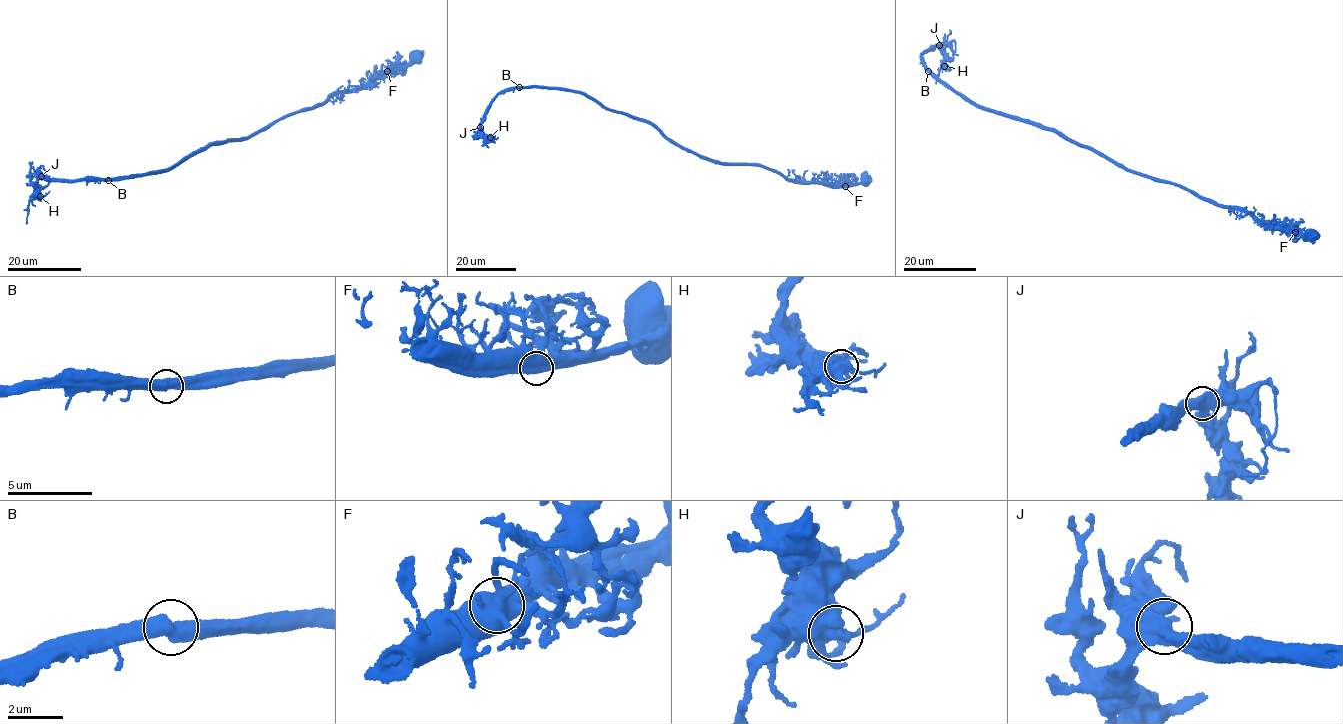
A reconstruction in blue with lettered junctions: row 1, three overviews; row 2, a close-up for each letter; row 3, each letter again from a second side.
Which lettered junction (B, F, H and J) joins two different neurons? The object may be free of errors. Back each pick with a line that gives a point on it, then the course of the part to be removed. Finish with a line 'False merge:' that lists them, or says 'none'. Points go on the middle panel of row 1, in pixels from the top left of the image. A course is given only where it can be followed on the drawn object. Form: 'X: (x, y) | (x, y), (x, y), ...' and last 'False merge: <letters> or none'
F: (845, 186) | (845, 187), (833, 188), (813, 183)
False merge: F

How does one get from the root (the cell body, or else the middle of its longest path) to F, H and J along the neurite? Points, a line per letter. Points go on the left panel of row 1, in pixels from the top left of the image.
F: (416, 56), (387, 71)
H: (416, 56), (247, 138), (212, 143), (166, 171), (95, 181), (43, 177), (37, 184), (40, 196)
J: (416, 56), (247, 138), (212, 143), (166, 171), (95, 181), (41, 176)

